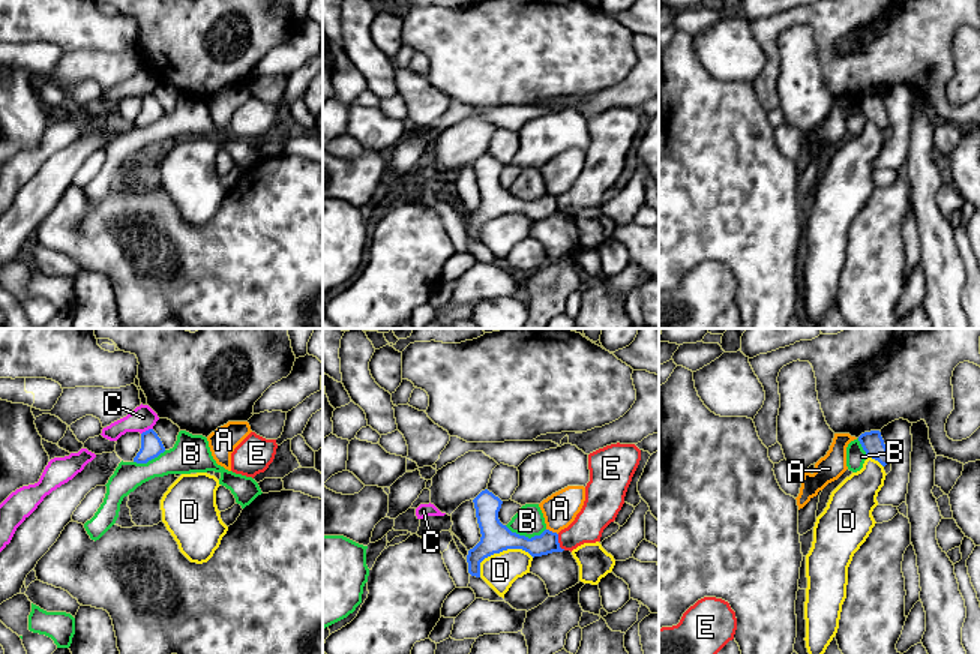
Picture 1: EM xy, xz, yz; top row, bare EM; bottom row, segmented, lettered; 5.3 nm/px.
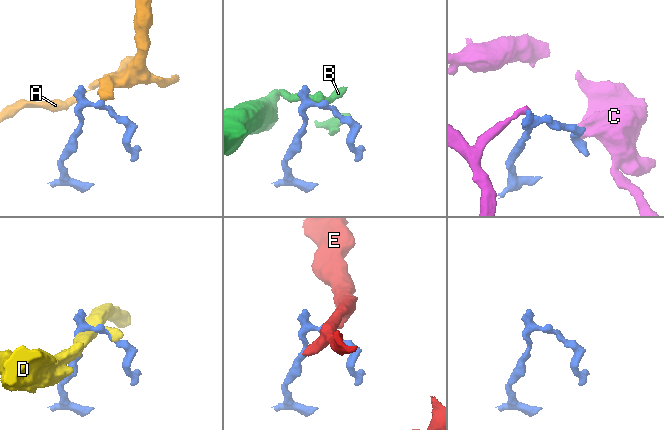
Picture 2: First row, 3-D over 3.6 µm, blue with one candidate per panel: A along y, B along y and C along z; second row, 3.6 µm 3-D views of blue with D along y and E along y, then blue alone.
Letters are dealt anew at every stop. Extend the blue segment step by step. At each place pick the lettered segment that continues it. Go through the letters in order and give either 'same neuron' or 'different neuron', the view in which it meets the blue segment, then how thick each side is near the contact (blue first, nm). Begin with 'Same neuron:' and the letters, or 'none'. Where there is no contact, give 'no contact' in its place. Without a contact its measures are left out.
Same neuron: none
A: different neuron; meets blue in xz; 120 nm thick on the blue side, 180 nm on the other
B: different neuron; meets blue in xz; 160 nm thick on the blue side, 160 nm on the other
C: different neuron; meets blue in xy; 120 nm thick on the blue side, 140 nm on the other
D: different neuron; meets blue in xz; 160 nm thick on the blue side, 190 nm on the other
E: different neuron; meets blue in xz; 120 nm thick on the blue side, 170 nm on the other

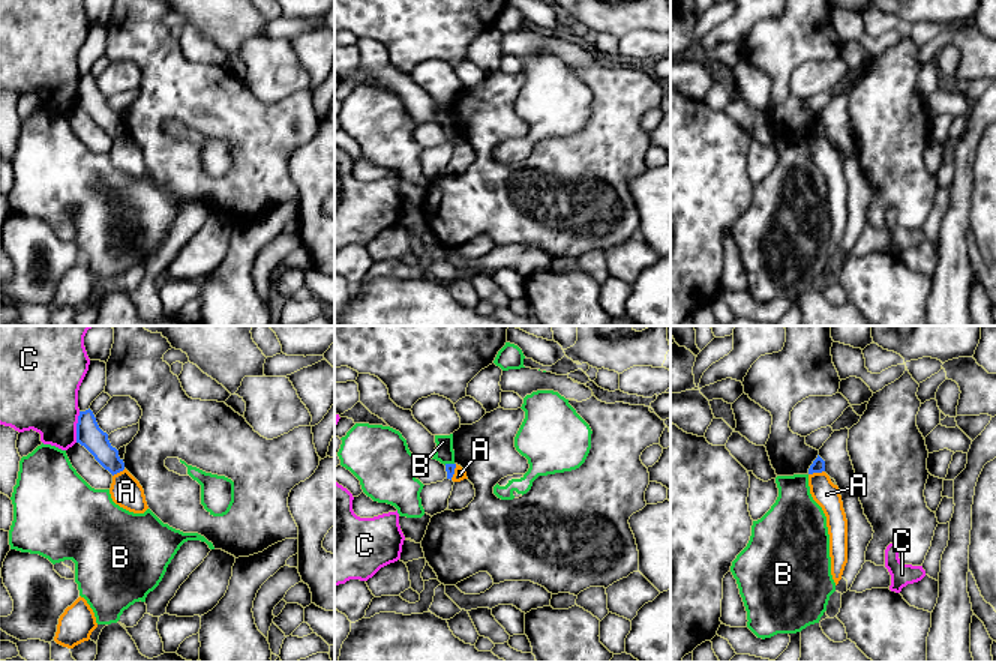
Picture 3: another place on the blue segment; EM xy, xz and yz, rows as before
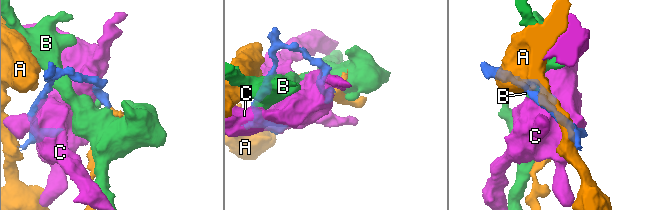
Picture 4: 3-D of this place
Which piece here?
Same neuron: none
A: different neuron; meets blue in yz; 70 nm thick on the blue side, 140 nm on the other
B: different neuron; meets blue in xz; 50 nm thick on the blue side, 100 nm on the other
C: different neuron; meets blue in xy; 140 nm thick on the blue side, 380 nm on the other

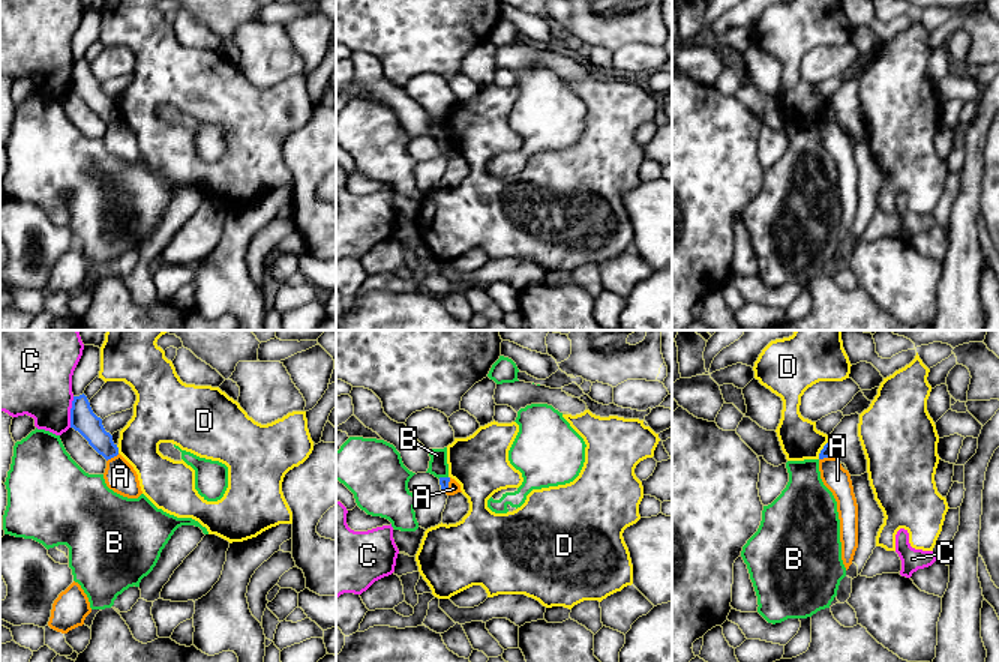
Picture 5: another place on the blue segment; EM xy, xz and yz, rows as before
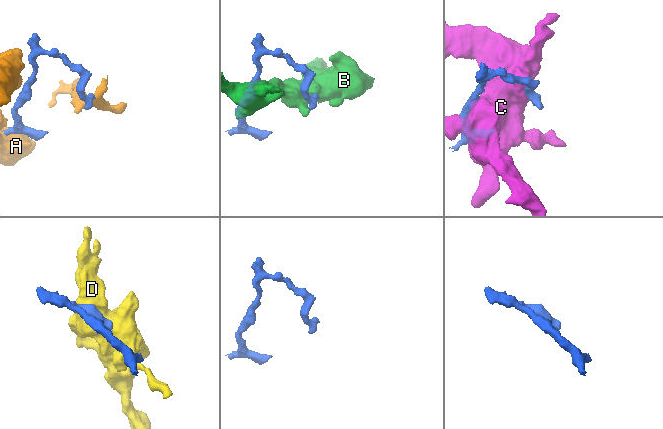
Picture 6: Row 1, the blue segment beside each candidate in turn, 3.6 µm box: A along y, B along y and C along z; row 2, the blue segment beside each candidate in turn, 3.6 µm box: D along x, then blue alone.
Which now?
Same neuron: none
A: different neuron; meets blue in yz; 70 nm thick on the blue side, 140 nm on the other
B: different neuron; meets blue in xz; 50 nm thick on the blue side, 100 nm on the other
C: different neuron; meets blue in xy; 140 nm thick on the blue side, 380 nm on the other
D: different neuron; meets blue in yz; 70 nm thick on the blue side, 220 nm on the other

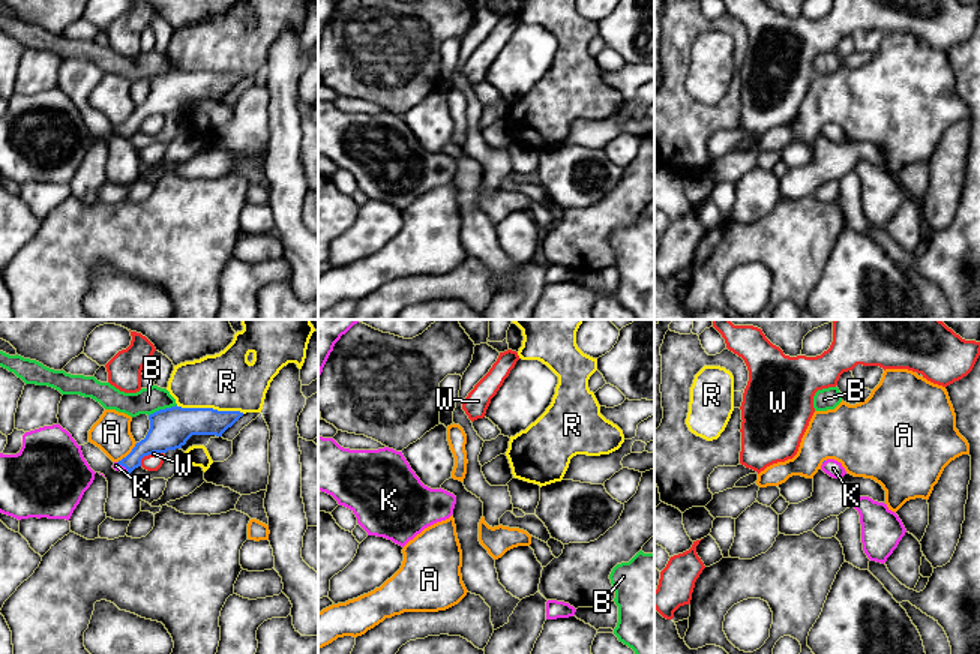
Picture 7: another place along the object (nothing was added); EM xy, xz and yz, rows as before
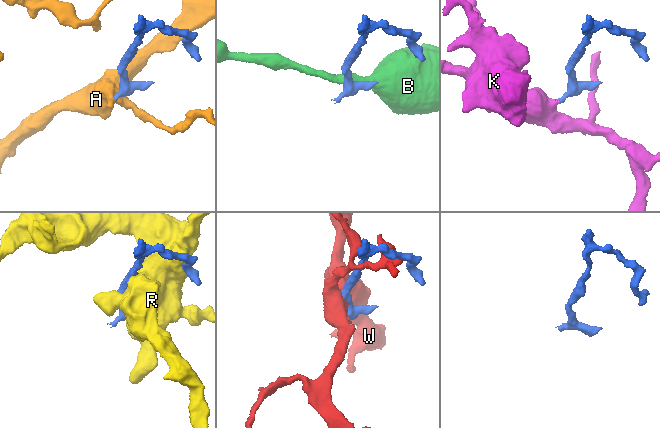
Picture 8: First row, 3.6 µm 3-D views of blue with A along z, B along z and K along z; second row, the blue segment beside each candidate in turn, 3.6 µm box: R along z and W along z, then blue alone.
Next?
Same neuron: K
A: different neuron; meets blue in xy; 200 nm thick on the blue side, 200 nm on the other
B: different neuron; meets blue in xy; 220 nm thick on the blue side, 140 nm on the other
K: same neuron; meets blue in xy; 150 nm thick on the blue side, 40 nm on the other
R: different neuron; meets blue in xy; 220 nm thick on the blue side, 320 nm on the other
W: different neuron; meets blue in xy; 220 nm thick on the blue side, 90 nm on the other

